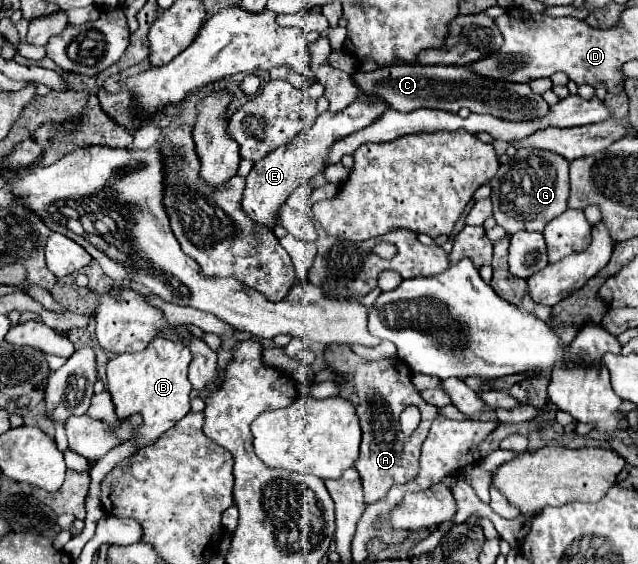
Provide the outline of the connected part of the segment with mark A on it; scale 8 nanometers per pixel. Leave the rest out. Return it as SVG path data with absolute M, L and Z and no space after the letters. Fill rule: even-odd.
M328 345L324 351L324 359L328 369L336 373L336 385L340 389L338 397L348 399L362 427L362 445L360 457L356 461L356 469L364 481L364 497L366 503L376 503L386 495L392 485L408 483L418 473L418 457L420 445L428 435L428 429L438 415L436 407L428 405L420 393L412 385L412 371L402 363L402 359L382 359L382 361L368 361L358 357L346 345ZM416 405L422 413L422 421L412 435L404 435L400 429L400 413L404 407Z

